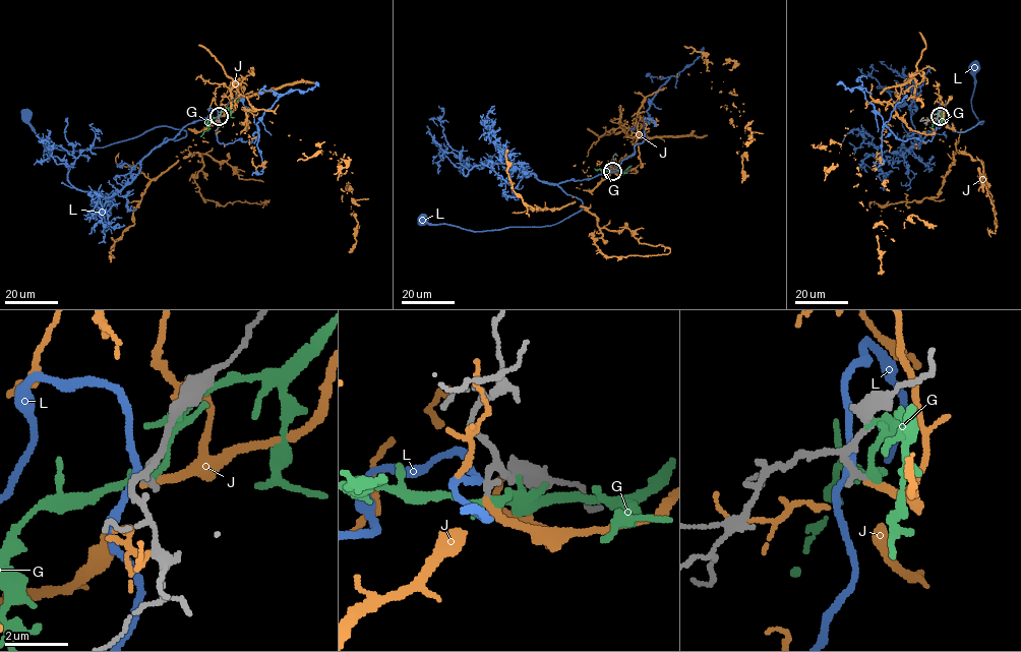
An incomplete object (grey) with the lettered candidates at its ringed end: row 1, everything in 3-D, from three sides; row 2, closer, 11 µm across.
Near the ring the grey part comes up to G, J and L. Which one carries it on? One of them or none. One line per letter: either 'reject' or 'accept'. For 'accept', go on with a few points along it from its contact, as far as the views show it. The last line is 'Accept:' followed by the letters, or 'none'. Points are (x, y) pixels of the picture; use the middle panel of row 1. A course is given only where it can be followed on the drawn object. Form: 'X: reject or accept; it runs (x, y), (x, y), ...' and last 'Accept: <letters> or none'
G: reject
J: reject
L: reject
Accept: none

